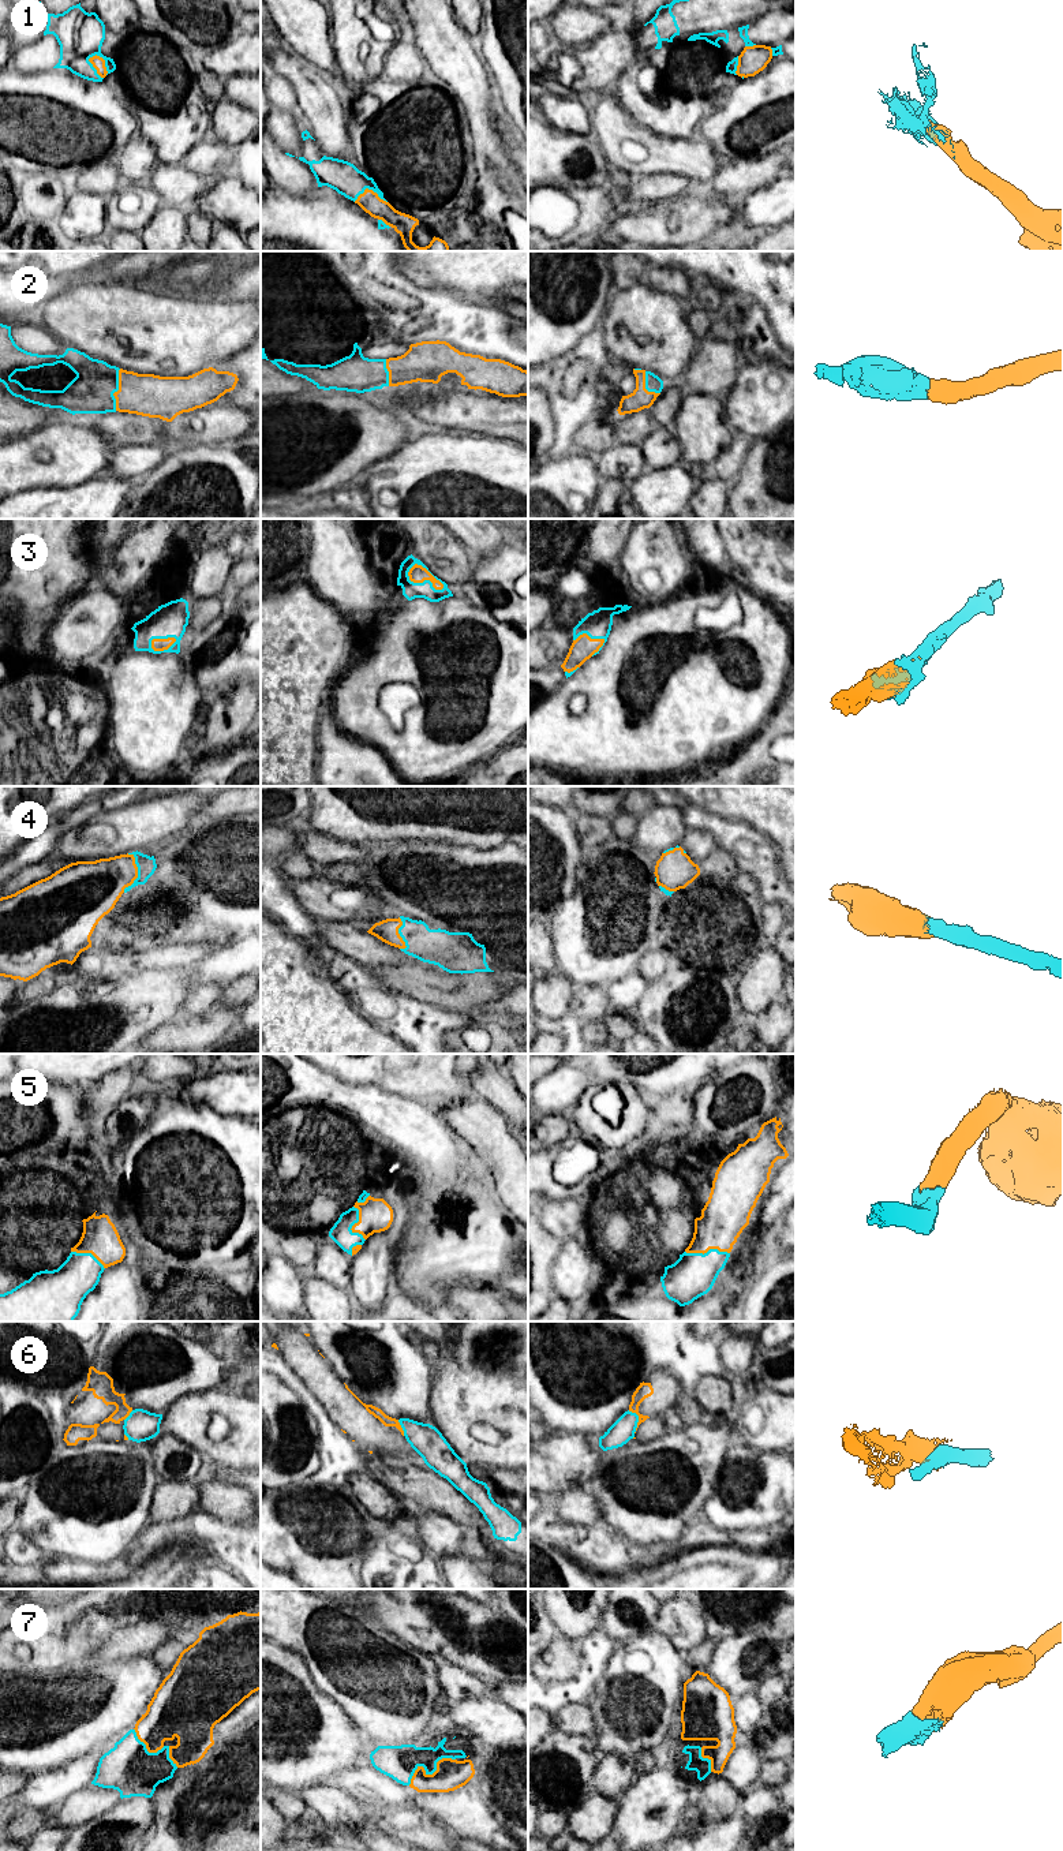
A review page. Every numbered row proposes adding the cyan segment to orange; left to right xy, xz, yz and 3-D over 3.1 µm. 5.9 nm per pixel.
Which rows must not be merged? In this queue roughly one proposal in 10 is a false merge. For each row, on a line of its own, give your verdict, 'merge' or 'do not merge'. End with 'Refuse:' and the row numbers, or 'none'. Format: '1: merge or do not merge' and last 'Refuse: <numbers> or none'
1: merge
2: merge
3: merge
4: merge
5: merge
6: do not merge
7: merge
Refuse: 6

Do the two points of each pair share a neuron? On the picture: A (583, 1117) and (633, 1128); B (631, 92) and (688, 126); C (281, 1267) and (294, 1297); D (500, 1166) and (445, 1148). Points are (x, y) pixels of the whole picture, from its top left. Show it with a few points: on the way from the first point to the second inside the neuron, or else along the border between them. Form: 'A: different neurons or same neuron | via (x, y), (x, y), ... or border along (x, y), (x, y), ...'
A: same neuron | via (595, 1129), (621, 1130)
B: same neuron | via (644, 105), (655, 116), (674, 123)
C: same neuron | via (281, 1274), (281, 1285), (287, 1290)
D: different neurons | border along (461, 1136), (485, 1165), (496, 1185)

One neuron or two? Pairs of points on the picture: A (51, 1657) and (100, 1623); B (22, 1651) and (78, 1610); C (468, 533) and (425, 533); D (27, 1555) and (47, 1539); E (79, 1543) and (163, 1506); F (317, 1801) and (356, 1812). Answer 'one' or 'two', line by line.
A: one
B: one
C: two
D: two
E: two
F: one

